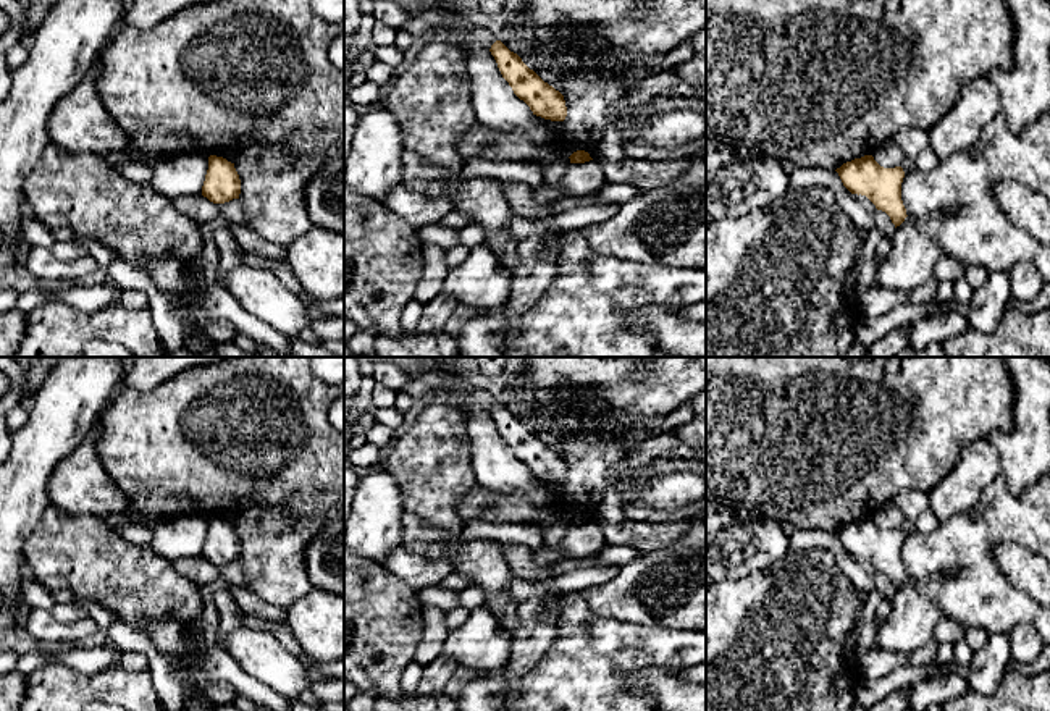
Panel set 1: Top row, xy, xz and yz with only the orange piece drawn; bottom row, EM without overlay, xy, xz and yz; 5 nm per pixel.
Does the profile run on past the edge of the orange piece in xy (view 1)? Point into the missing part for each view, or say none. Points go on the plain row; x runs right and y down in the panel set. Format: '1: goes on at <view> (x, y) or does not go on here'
1: does not go on here

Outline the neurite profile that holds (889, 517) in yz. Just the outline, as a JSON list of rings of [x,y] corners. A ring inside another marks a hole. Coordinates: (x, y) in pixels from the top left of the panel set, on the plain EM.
[[[892,501],[882,507],[879,507],[872,514],[874,522],[884,530],[895,530],[905,524],[905,514],[901,509]]]

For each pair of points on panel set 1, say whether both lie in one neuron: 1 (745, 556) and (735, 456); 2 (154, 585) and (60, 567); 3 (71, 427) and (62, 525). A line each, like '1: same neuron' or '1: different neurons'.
1: different neurons
2: same neuron
3: different neurons

